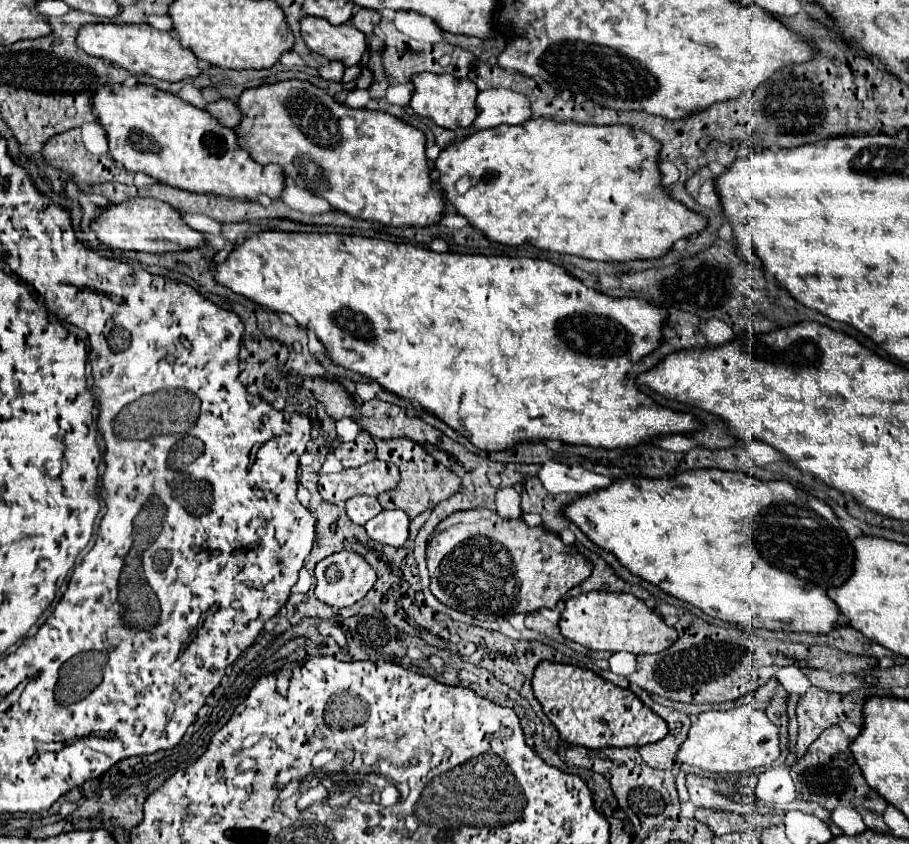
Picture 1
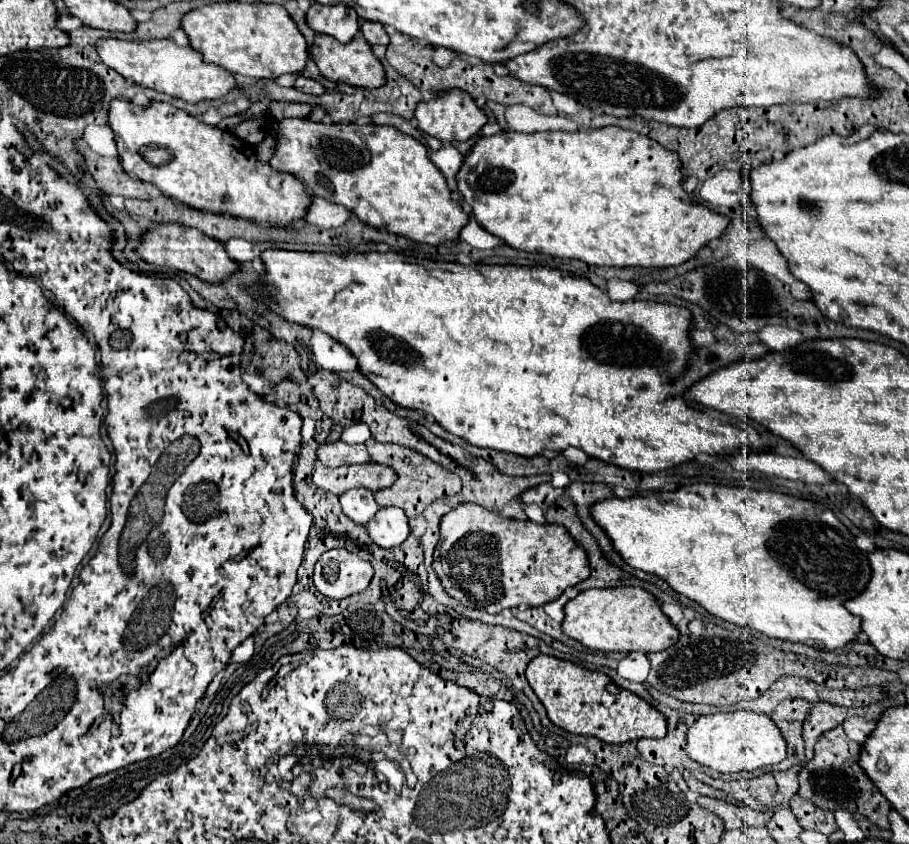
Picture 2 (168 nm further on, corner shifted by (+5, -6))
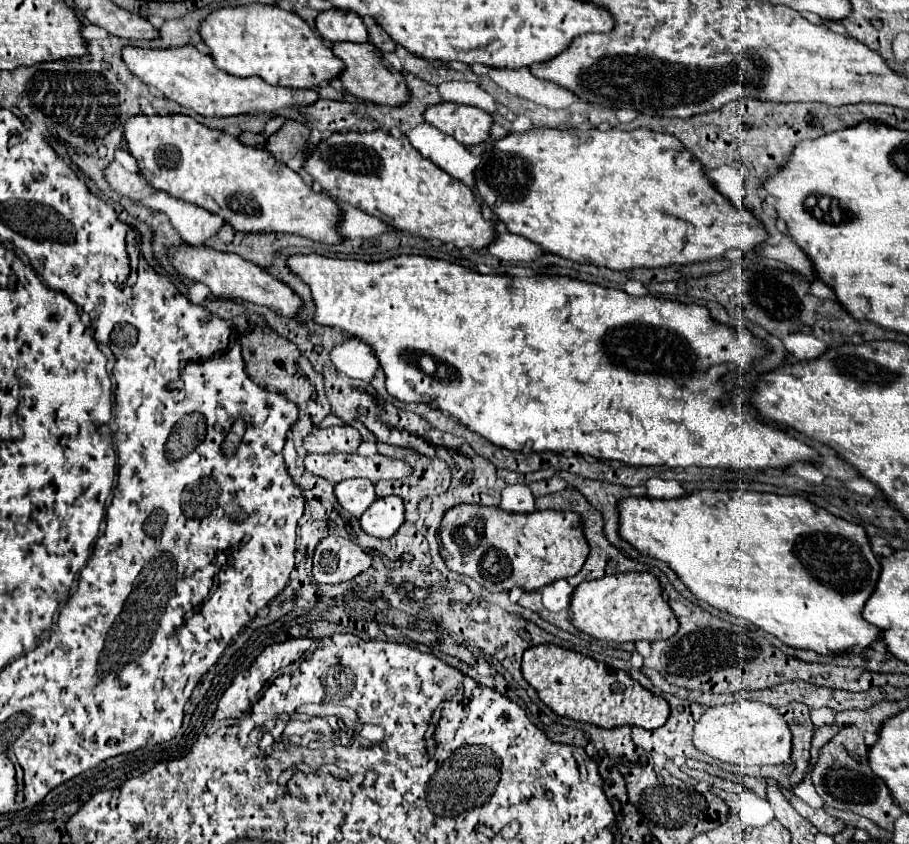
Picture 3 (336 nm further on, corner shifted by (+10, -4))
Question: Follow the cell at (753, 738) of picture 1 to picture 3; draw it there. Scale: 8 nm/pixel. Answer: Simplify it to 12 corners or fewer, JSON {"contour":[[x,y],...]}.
{"contour":[[761,701],[707,707],[693,743],[733,765],[781,765],[791,731]]}

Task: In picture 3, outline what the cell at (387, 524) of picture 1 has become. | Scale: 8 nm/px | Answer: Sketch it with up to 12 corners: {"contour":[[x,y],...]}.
{"contour":[[401,497],[375,499],[359,521],[365,533],[385,539],[397,533]]}

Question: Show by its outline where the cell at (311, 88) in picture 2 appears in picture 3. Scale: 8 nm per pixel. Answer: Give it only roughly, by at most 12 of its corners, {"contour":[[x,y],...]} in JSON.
{"contour":[[195,45],[123,49],[125,65],[203,117],[313,105],[313,89],[217,69]]}

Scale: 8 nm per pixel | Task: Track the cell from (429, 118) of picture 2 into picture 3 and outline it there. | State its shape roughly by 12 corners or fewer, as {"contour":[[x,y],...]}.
{"contour":[[439,103],[425,121],[465,147],[483,143],[493,127],[487,111]]}

